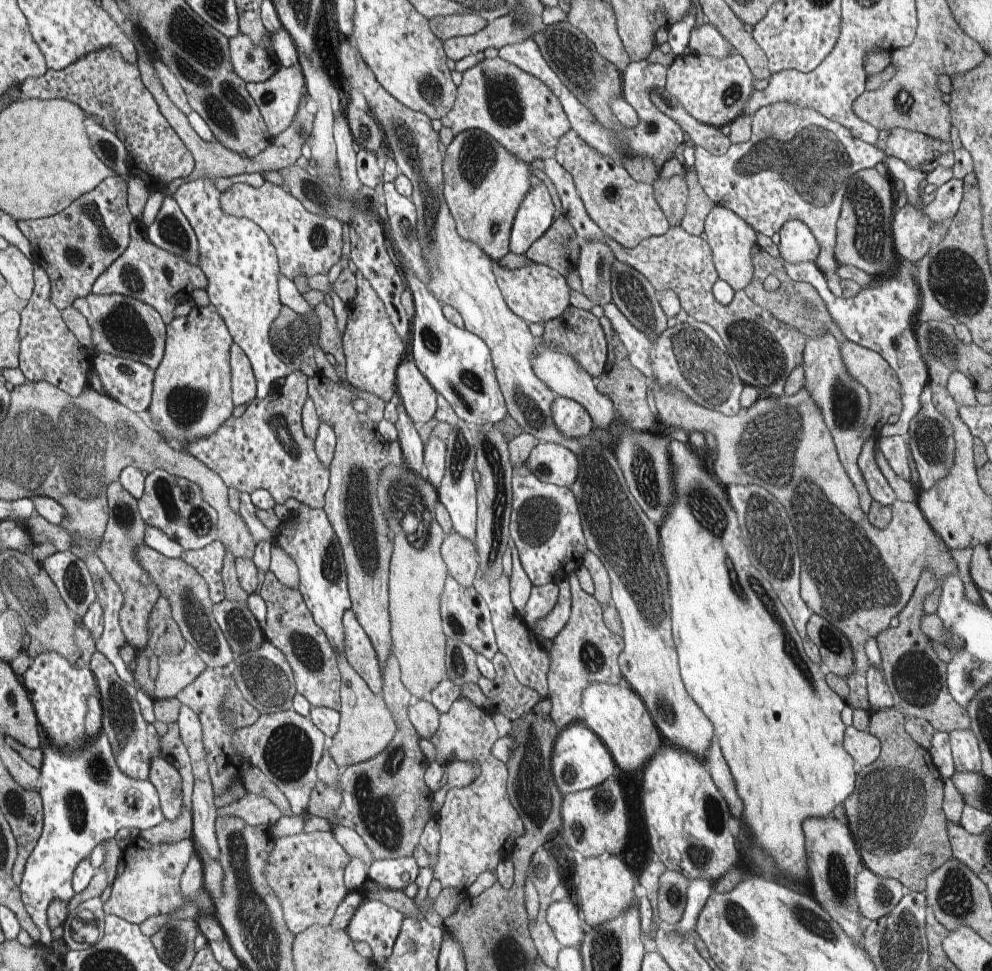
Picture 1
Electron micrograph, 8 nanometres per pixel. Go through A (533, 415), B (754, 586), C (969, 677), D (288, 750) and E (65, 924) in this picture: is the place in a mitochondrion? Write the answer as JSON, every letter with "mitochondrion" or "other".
{"A":"mitochondrion","B":"mitochondrion","C":"mitochondrion","D":"mitochondrion","E":"other"}

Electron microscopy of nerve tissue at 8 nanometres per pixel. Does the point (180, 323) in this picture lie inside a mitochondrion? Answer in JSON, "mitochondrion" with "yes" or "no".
{"mitochondrion":"no"}

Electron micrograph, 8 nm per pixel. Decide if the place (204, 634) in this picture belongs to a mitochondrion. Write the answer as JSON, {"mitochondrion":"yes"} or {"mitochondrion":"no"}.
{"mitochondrion":"yes"}

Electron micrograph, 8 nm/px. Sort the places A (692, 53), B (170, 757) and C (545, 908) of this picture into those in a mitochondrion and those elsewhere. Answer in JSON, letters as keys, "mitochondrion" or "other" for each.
{"A":"other","B":"other","C":"other"}

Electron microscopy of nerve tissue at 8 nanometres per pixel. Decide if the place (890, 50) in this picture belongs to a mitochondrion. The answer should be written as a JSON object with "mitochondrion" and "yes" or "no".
{"mitochondrion":"no"}

